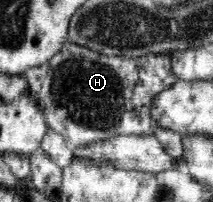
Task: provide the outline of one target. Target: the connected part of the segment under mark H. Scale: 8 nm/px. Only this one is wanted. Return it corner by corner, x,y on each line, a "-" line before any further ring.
68,42
47,64
28,70
22,77
38,94
48,127
60,133
71,149
120,135
153,134
150,103
155,94
179,80
171,72
169,53
119,58

